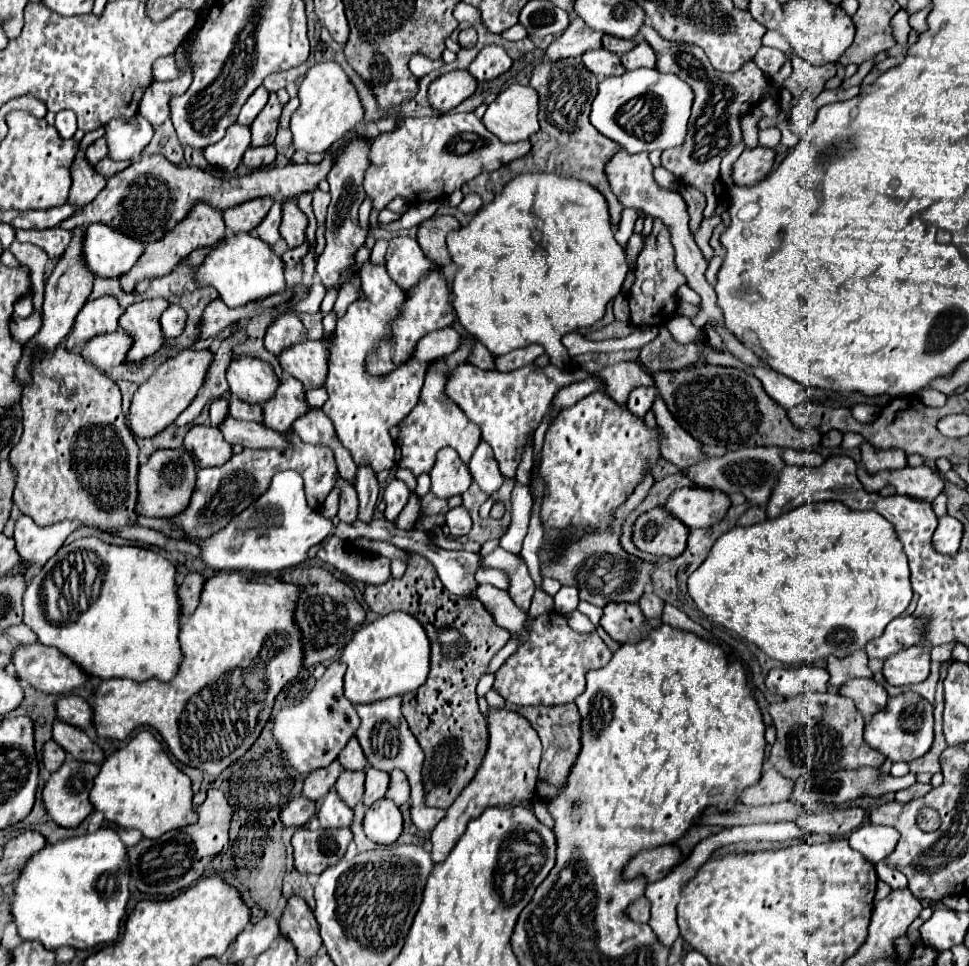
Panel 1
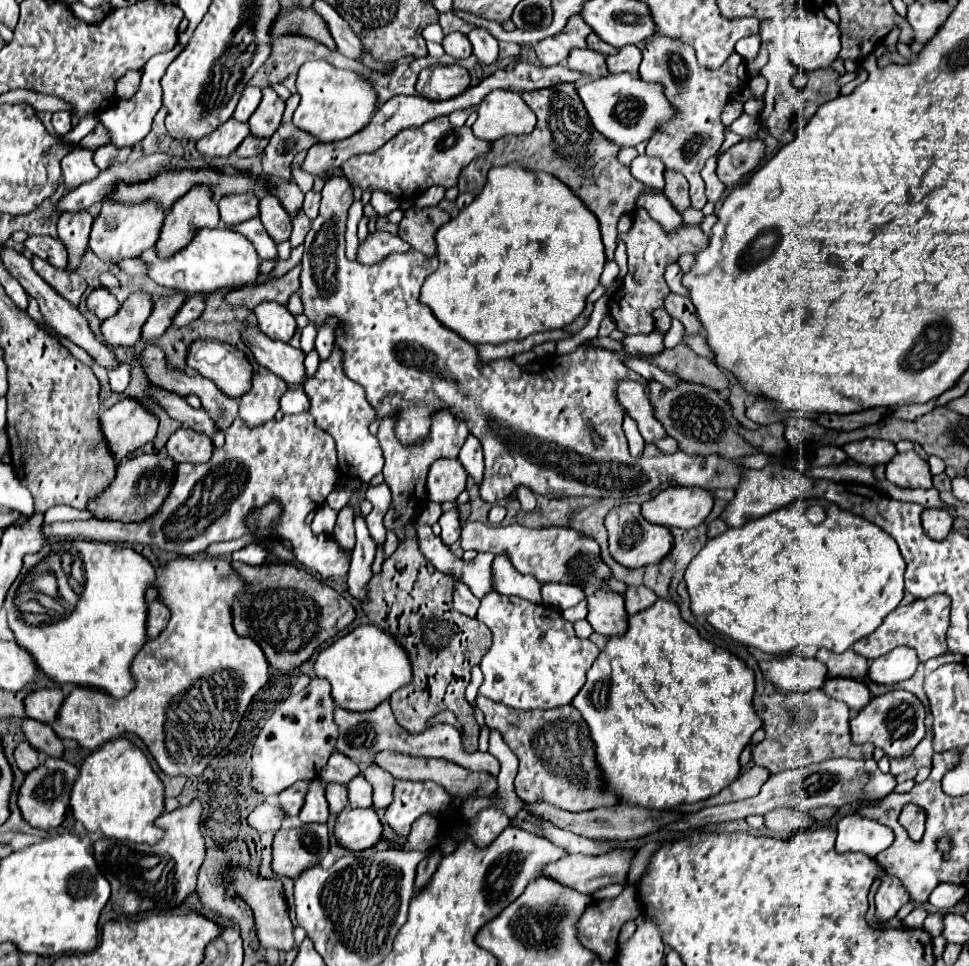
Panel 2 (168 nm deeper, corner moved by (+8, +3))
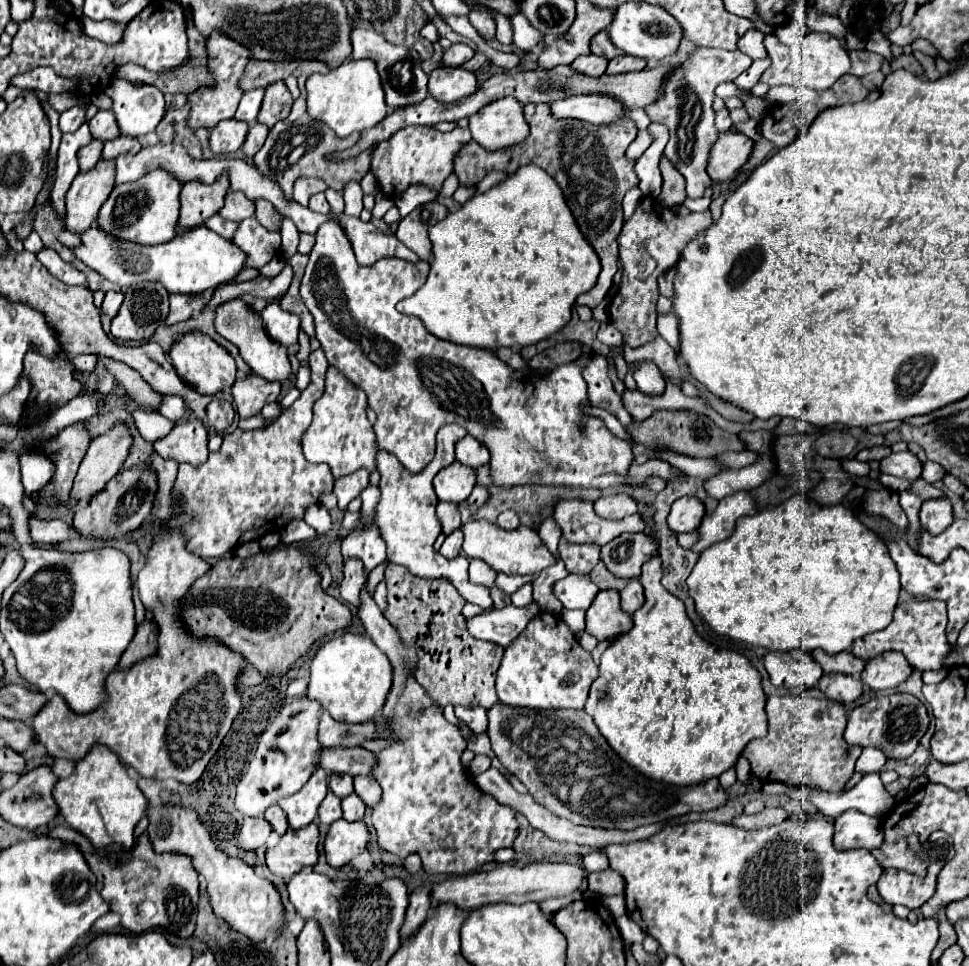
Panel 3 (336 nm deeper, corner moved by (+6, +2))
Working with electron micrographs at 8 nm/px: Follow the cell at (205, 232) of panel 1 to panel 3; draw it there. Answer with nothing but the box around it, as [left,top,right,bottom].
[176,176,228,234]

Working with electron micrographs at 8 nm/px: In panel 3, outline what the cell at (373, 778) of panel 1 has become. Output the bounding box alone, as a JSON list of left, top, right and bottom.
[342,794,366,822]

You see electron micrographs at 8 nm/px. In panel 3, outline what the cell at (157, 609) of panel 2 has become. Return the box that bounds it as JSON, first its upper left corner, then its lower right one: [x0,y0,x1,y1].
[120,620,158,668]

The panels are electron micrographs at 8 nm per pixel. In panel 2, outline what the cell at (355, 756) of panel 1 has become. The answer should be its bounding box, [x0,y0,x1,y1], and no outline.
[320,753,360,785]

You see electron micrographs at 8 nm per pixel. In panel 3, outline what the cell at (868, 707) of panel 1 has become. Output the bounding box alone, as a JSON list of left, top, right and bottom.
[818,674,862,704]

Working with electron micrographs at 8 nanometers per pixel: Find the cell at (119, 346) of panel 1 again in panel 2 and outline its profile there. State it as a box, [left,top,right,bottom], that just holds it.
[102,291,154,345]

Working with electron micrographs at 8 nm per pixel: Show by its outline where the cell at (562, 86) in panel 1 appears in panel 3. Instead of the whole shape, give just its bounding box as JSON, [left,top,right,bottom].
[454,104,636,308]

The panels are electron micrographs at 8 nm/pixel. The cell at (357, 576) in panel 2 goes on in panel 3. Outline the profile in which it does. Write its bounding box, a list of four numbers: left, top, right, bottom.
[358,586,518,874]

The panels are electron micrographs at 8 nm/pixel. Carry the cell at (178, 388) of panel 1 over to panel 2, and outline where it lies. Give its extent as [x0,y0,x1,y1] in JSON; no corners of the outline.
[100,399,158,461]

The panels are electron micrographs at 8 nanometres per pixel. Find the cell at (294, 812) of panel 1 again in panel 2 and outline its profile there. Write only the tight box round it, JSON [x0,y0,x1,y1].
[248,803,286,833]

